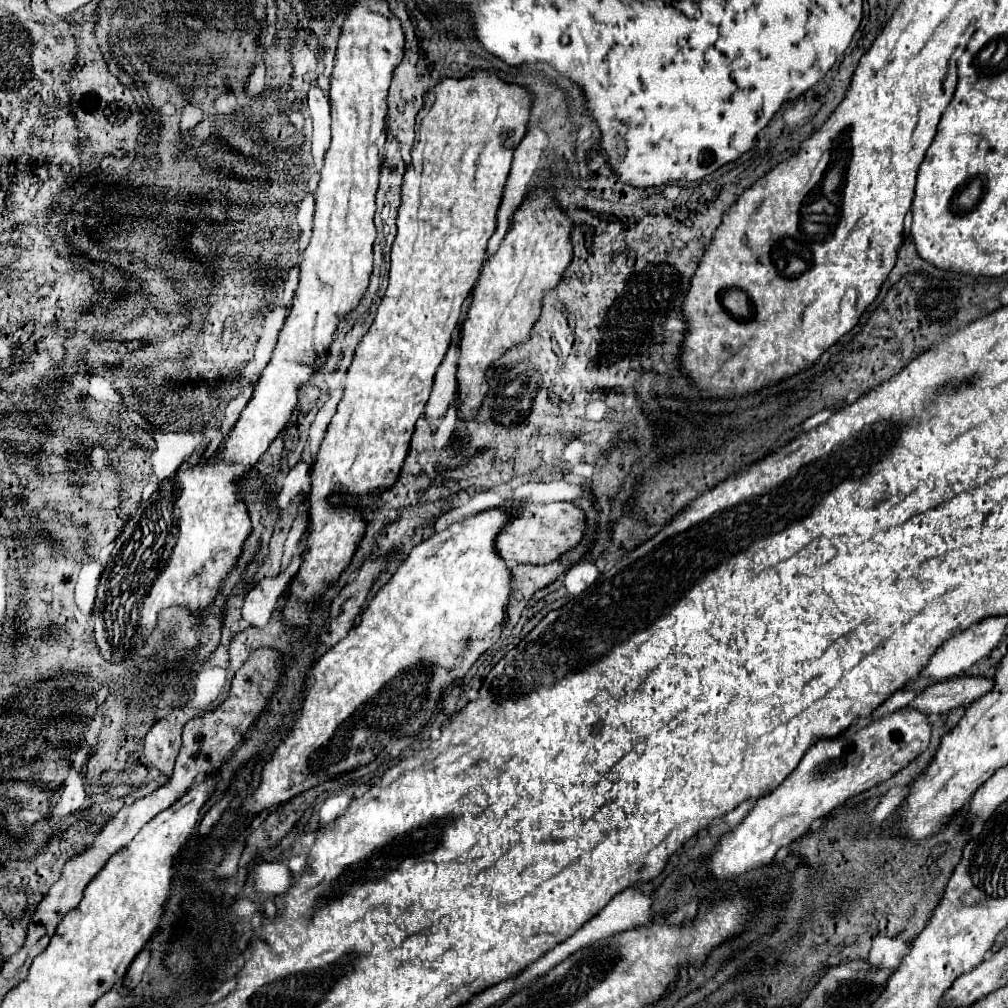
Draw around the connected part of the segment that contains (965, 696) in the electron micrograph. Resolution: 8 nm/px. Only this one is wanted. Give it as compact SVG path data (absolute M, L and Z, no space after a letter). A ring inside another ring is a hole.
M962 675L962 677L954 677L954 679L926 687L924 693L920 693L910 703L910 707L916 707L928 715L936 715L940 711L948 713L954 707L968 705L968 703L980 699L982 695L992 691L992 687L994 687L992 677L988 679L988 677Z

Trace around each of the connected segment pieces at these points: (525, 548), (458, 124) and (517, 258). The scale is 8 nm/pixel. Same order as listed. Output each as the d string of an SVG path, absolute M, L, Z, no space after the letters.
M568 501L534 505L534 503L514 503L510 509L510 521L500 529L494 541L496 553L506 561L514 563L550 563L554 557L566 553L566 549L580 543L584 535L584 513Z
M472 71L472 77L466 77L466 79L442 79L428 95L426 95L426 103L424 103L424 109L418 113L416 117L416 141L414 141L414 147L412 147L412 163L408 165L406 169L406 175L404 175L404 183L402 183L402 205L398 209L398 235L396 235L396 241L392 245L392 267L390 267L390 285L382 297L382 303L378 305L378 311L376 311L376 319L370 327L370 331L364 335L364 339L360 341L360 345L356 347L356 355L354 355L354 361L346 373L346 385L344 385L344 397L342 401L338 403L338 409L336 409L336 415L332 417L328 429L326 429L326 435L324 435L324 441L318 449L318 455L316 455L316 463L314 463L314 473L312 473L312 489L308 493L308 499L310 499L310 525L312 525L312 531L310 531L310 537L308 537L308 549L304 553L304 561L298 569L298 573L294 575L292 583L290 583L290 591L292 591L292 597L284 609L284 621L288 625L308 625L310 621L310 611L312 611L312 605L310 605L310 599L318 597L328 585L332 585L338 575L346 569L346 565L350 563L360 539L362 539L362 533L366 529L366 521L362 519L362 515L352 507L352 505L342 505L342 507L332 507L326 499L332 491L336 489L342 489L346 495L366 495L366 493L372 493L376 489L386 489L390 485L394 485L398 473L400 473L400 467L402 467L402 461L408 453L408 447L410 447L410 439L412 439L412 433L414 433L414 425L418 421L418 417L424 413L424 405L428 401L428 395L432 391L432 383L434 383L434 373L438 369L438 365L442 363L444 355L446 355L446 349L452 341L452 335L454 335L454 329L458 325L458 317L462 313L462 305L466 301L466 297L470 295L478 275L480 275L480 265L482 265L482 259L484 259L484 253L486 253L486 245L488 245L488 239L492 237L494 229L496 229L496 211L498 211L498 205L500 205L500 199L502 199L502 189L504 189L504 183L506 183L506 177L510 173L510 165L512 165L512 155L514 155L514 149L518 147L518 143L522 141L522 137L526 135L526 123L528 123L528 117L530 117L530 103L532 103L532 95L530 91L526 91L524 87L518 87L518 85L510 85L510 83L504 83L500 81L496 75L488 73L488 71Z
M536 189L532 199L526 199L514 213L512 227L502 239L500 249L492 255L490 263L484 267L468 311L462 323L462 343L460 343L460 363L458 363L458 387L460 387L460 413L464 421L472 421L482 395L486 395L486 367L498 353L526 341L534 321L538 319L540 301L544 291L554 289L562 279L562 273L572 261L570 245L572 221L566 213L556 211L550 205L550 193L546 189Z

